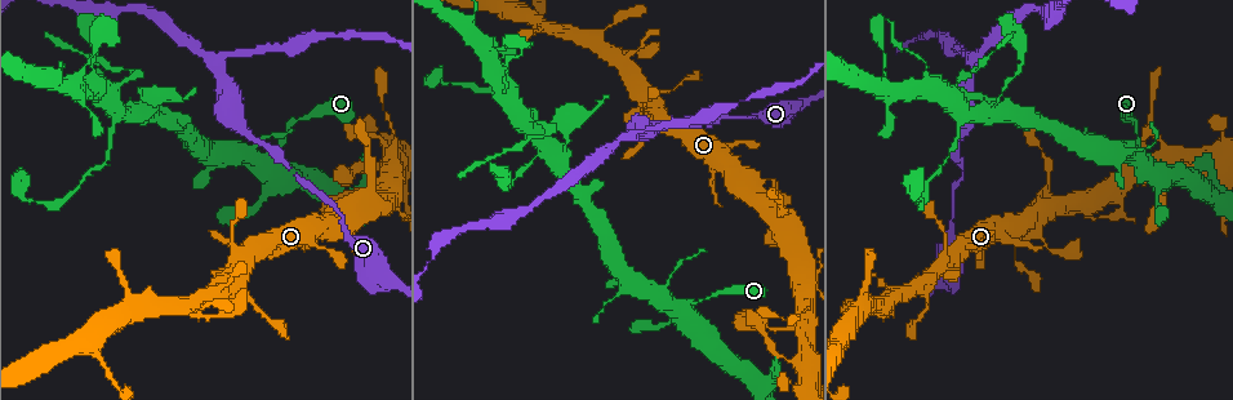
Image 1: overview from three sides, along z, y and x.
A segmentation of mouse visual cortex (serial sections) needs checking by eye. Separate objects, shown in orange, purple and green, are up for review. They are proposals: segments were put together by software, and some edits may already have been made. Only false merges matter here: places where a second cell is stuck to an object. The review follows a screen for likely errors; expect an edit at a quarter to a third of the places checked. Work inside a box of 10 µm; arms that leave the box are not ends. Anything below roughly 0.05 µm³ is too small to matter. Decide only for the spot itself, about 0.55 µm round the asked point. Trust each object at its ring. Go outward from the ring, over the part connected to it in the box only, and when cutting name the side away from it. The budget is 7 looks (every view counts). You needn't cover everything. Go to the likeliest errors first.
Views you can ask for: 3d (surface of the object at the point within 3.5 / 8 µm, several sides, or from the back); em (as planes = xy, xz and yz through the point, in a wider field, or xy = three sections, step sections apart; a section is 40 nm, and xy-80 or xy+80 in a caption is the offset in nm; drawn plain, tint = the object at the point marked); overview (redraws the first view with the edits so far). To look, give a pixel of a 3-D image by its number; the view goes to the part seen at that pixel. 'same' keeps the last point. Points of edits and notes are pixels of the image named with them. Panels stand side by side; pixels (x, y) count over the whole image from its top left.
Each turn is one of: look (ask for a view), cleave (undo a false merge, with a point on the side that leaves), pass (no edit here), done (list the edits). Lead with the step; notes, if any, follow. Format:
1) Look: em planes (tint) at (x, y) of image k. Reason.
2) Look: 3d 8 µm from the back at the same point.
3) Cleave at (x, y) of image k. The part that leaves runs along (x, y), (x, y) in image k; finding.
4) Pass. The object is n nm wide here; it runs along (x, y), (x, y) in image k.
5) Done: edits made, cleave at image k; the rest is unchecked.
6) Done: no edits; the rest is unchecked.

Look: em planes (tint) at (630, 134) of image 1. Three-way junction.

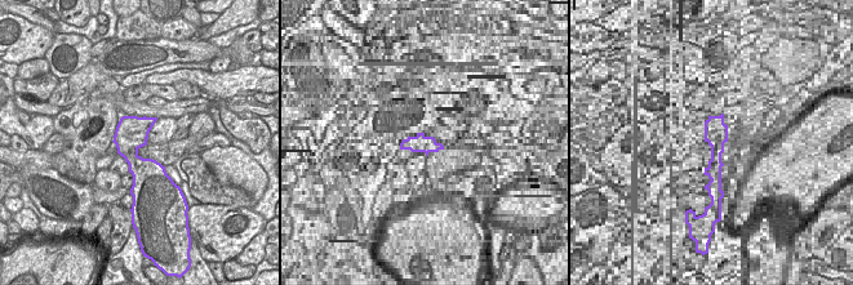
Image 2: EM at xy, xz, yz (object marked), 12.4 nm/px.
Look: 3d 3.5 µm at the same point. Wider look.

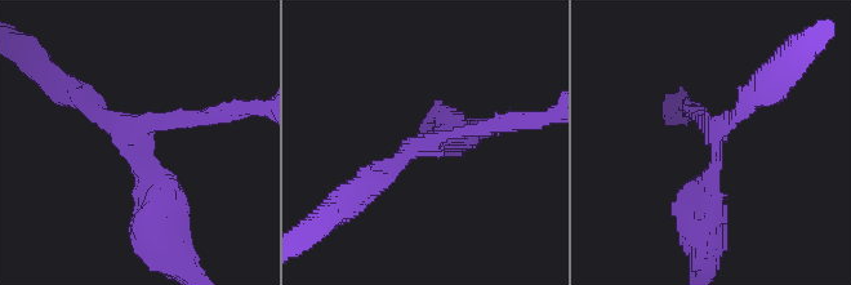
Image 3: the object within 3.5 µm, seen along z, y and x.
Pass. It runs along (159, 219), (136, 139), (72, 92) in image 3; all the same cell.

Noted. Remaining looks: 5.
Look: 3d 8 µm at (121, 115) of image 1. Three arms meet.

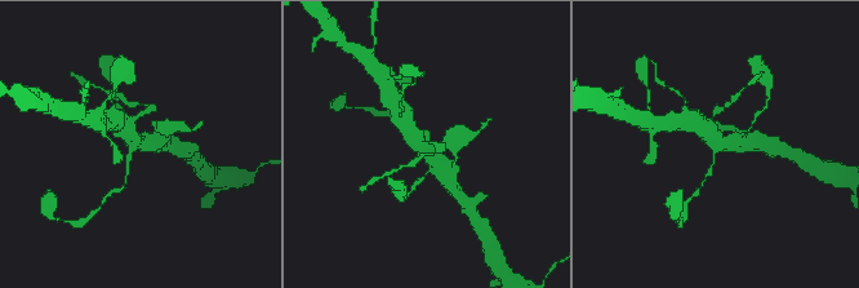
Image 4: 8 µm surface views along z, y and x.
Look: em planes (tint) at the same point.

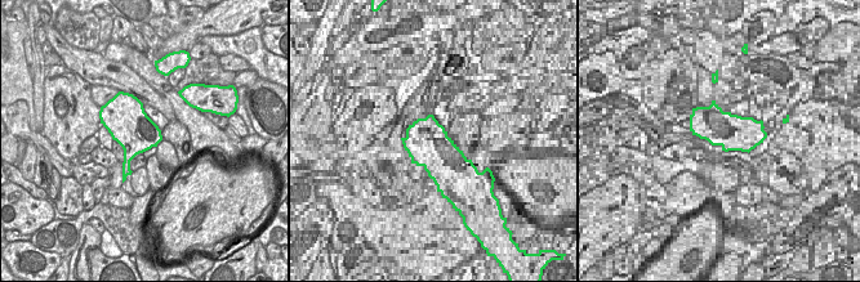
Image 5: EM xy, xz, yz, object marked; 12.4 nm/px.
Pass. The object is 500 nm wide here; it runs along (449, 178), (405, 124) in image 4; one cell here.

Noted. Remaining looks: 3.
Look: 3d 8 µm at (758, 194) of image 1. Thick turns thin.

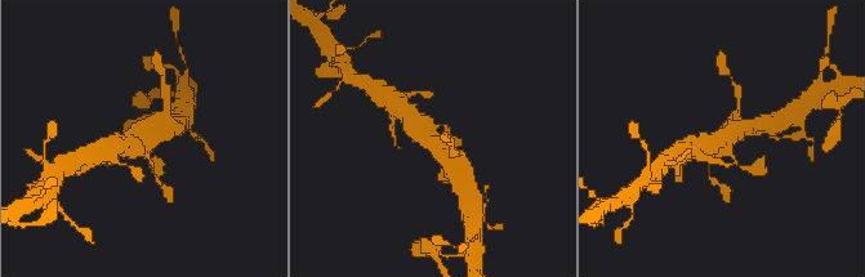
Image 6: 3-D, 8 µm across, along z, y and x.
Look: em planes (tint) at the same point. Shape alone is not enough.

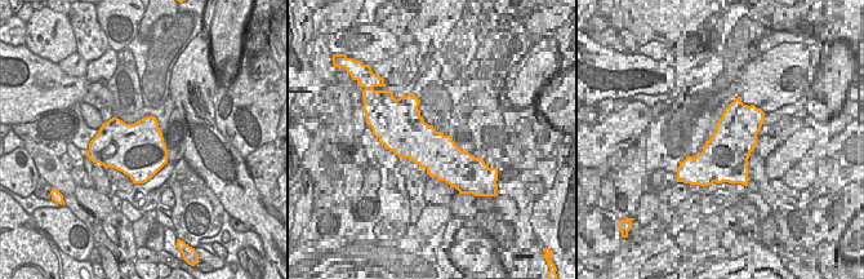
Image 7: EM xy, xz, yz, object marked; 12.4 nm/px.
Pass. It runs along (396, 103), (447, 156) in image 6; one cell here.

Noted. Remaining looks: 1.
Done: no edits; the rest is unchecked.

